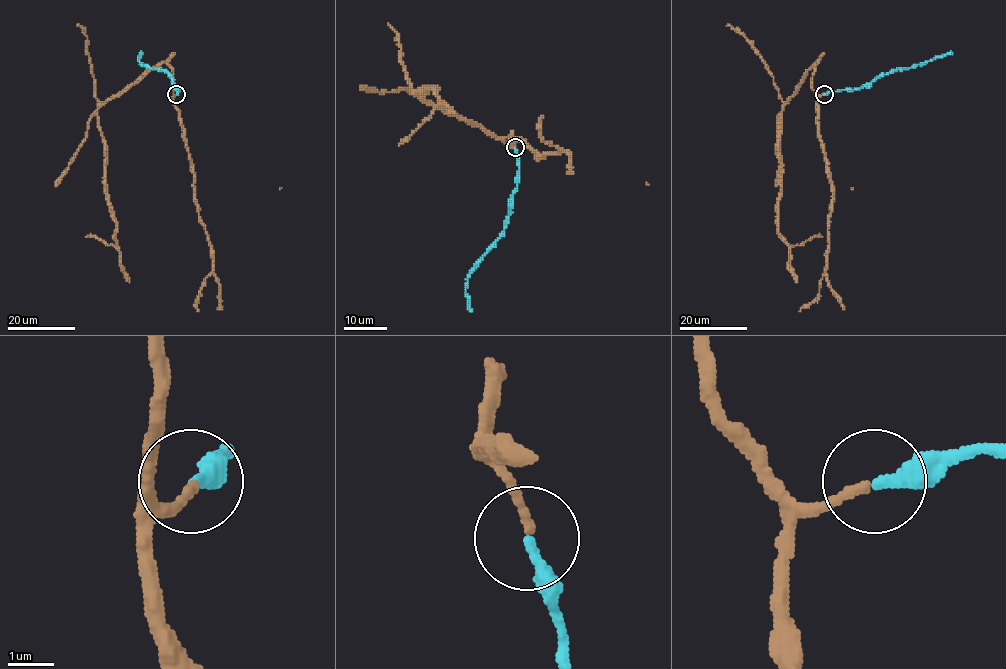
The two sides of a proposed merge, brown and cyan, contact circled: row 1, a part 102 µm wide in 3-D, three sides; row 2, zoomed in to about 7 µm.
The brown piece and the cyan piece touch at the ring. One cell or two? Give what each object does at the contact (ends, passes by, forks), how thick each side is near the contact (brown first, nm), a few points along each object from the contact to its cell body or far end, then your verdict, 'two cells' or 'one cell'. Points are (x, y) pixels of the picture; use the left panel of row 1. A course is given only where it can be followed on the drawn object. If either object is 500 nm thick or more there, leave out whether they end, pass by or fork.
brown ends; cyan ends; calibres 190 and 280 nm; course brown (176, 93), (172, 68), (162, 62), (97, 111), (115, 245), (85, 237); course cyan (176, 93), (179, 91), (169, 75), (143, 65), (138, 56), (142, 55); one cell

